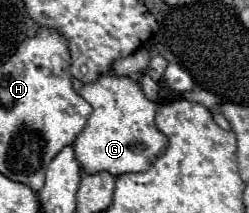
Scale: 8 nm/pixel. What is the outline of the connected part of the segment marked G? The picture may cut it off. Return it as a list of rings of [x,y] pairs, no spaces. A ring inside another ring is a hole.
[[[101,75],[93,83],[85,83],[77,91],[93,111],[87,117],[85,129],[77,135],[73,149],[75,159],[81,165],[81,173],[95,175],[109,171],[111,175],[123,173],[141,173],[147,171],[155,159],[165,151],[167,139],[155,127],[155,109],[157,103],[145,99],[137,81],[117,75]]]

